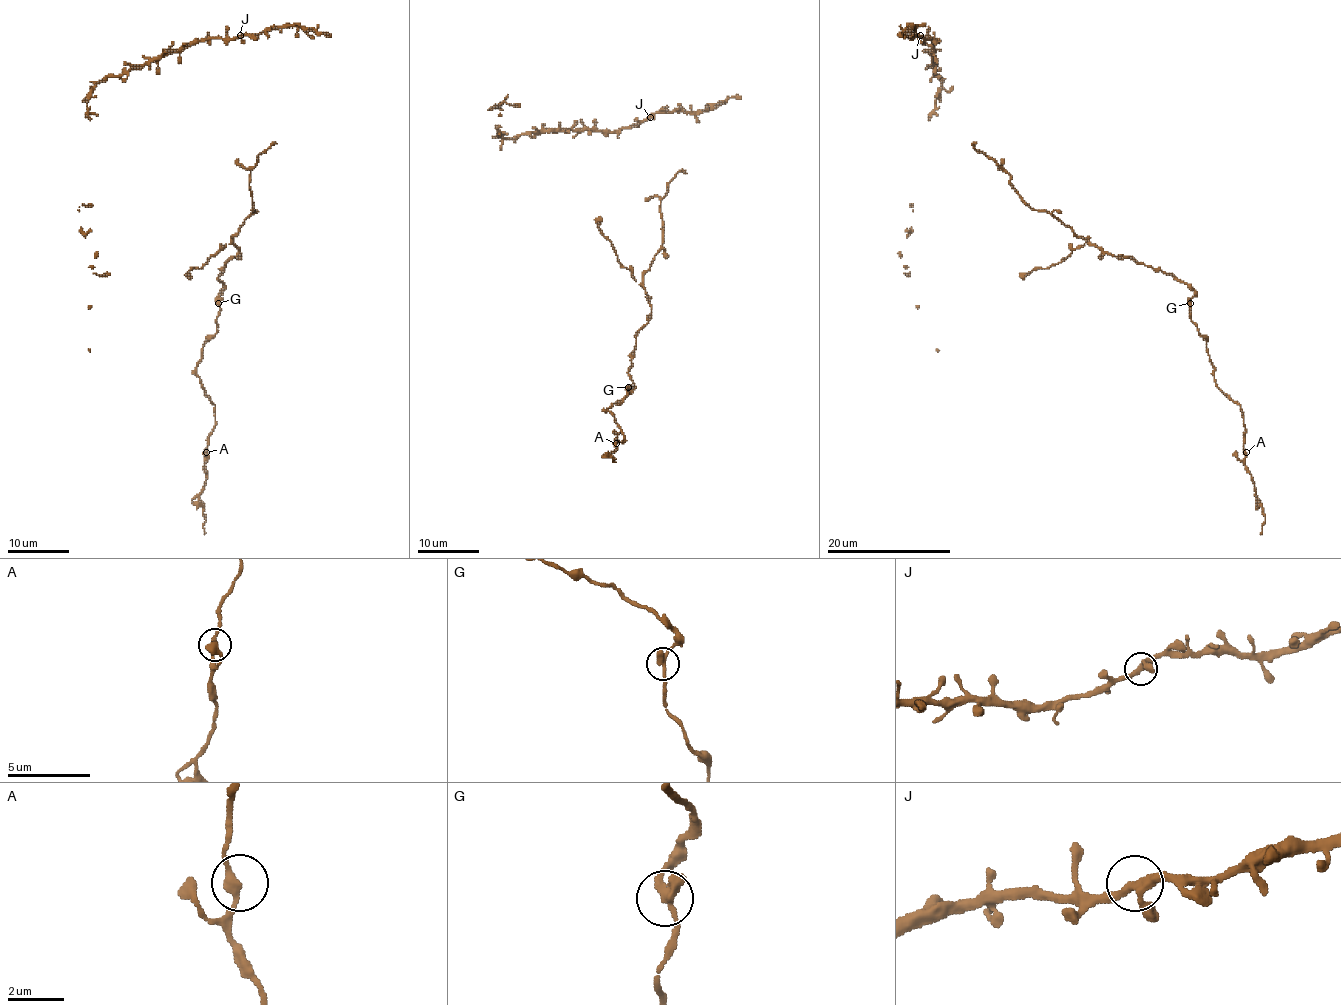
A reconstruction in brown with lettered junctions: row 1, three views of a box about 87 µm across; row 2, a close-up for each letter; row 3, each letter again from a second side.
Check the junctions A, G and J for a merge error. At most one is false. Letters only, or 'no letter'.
no letter

